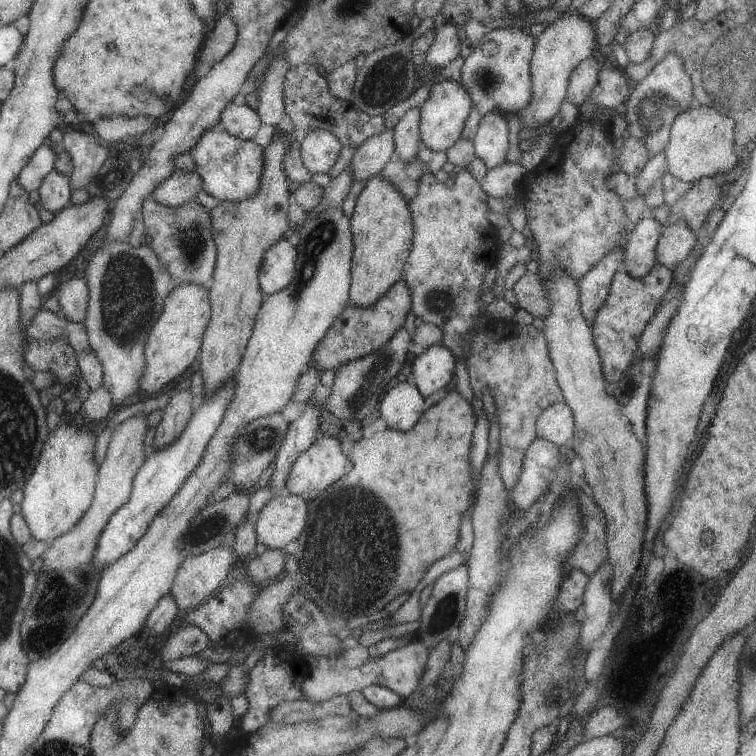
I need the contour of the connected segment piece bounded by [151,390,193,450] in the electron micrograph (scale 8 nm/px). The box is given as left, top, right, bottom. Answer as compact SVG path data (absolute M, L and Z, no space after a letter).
M179 390L177 394L173 394L167 402L167 406L163 408L163 418L161 422L155 426L155 438L153 438L153 448L151 450L159 450L167 444L171 444L181 430L185 428L185 424L191 418L191 392L189 390Z

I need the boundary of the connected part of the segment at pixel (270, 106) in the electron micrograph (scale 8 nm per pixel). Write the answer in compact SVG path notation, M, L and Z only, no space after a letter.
M279 60L271 62L269 70L263 76L261 86L257 86L257 116L261 126L273 126L283 118L285 104L283 104L283 78L289 70L289 64Z

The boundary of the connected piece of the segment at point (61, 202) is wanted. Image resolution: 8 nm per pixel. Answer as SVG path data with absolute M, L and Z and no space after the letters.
M55 168L43 178L41 186L39 186L39 204L53 214L59 214L71 198L71 184L69 178L61 172L57 172Z

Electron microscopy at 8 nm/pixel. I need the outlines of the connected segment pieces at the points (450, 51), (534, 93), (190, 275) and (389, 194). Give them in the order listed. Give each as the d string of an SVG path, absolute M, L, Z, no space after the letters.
M445 26L441 32L435 32L435 40L425 52L425 62L439 72L443 66L447 66L451 60L459 56L459 46L461 46L461 30L457 26Z
M577 12L567 14L555 22L551 22L537 38L535 38L535 48L533 56L529 62L529 72L531 72L531 100L529 104L515 112L515 118L521 120L521 130L537 130L553 120L553 116L559 112L561 102L565 102L567 94L567 84L573 68L587 60L593 54L593 48L597 46L597 32L593 28L595 22L589 22L581 18Z
M145 198L137 216L143 220L145 226L145 246L153 250L159 264L169 272L175 282L171 290L179 288L181 284L195 284L199 288L207 288L217 260L217 248L211 232L211 214L201 204L197 204L197 200L189 200L179 208L167 208Z
M371 178L359 192L351 220L353 234L353 256L351 256L351 286L349 302L351 308L369 308L385 292L401 280L407 256L411 252L413 224L409 212L409 198L403 198L387 180Z

